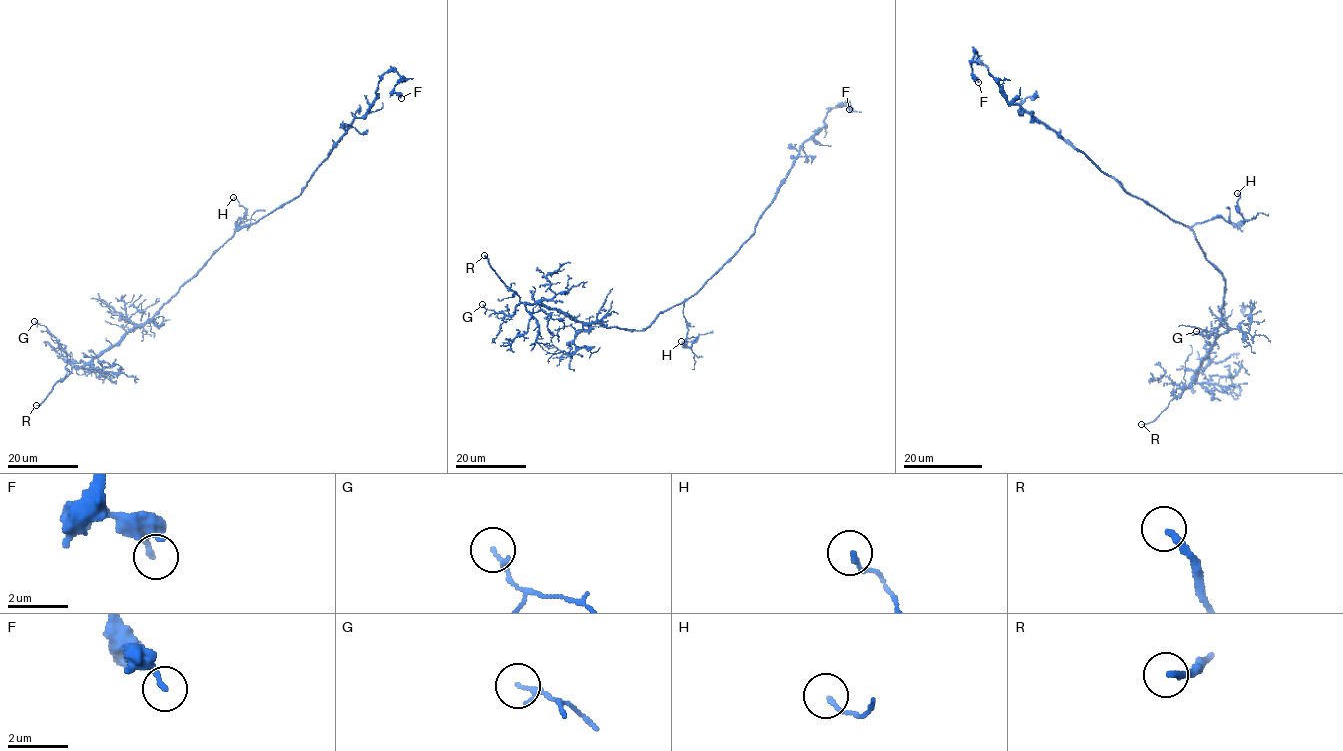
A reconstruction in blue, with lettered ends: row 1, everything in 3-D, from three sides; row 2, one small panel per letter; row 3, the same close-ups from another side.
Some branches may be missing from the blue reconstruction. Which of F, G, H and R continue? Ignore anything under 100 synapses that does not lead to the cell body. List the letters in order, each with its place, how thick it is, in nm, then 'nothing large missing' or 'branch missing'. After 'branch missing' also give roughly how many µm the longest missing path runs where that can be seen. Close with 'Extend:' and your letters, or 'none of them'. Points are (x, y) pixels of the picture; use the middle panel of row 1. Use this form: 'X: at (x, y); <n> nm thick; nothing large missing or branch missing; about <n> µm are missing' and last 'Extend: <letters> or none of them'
F: at (849, 109); 170 nm thick; nothing large missing
G: at (482, 304); 160 nm thick; nothing large missing
H: at (681, 341); 130 nm thick; nothing large missing
R: at (484, 255); 240 nm thick; branch missing; about 25 µm are missing
Extend: R

